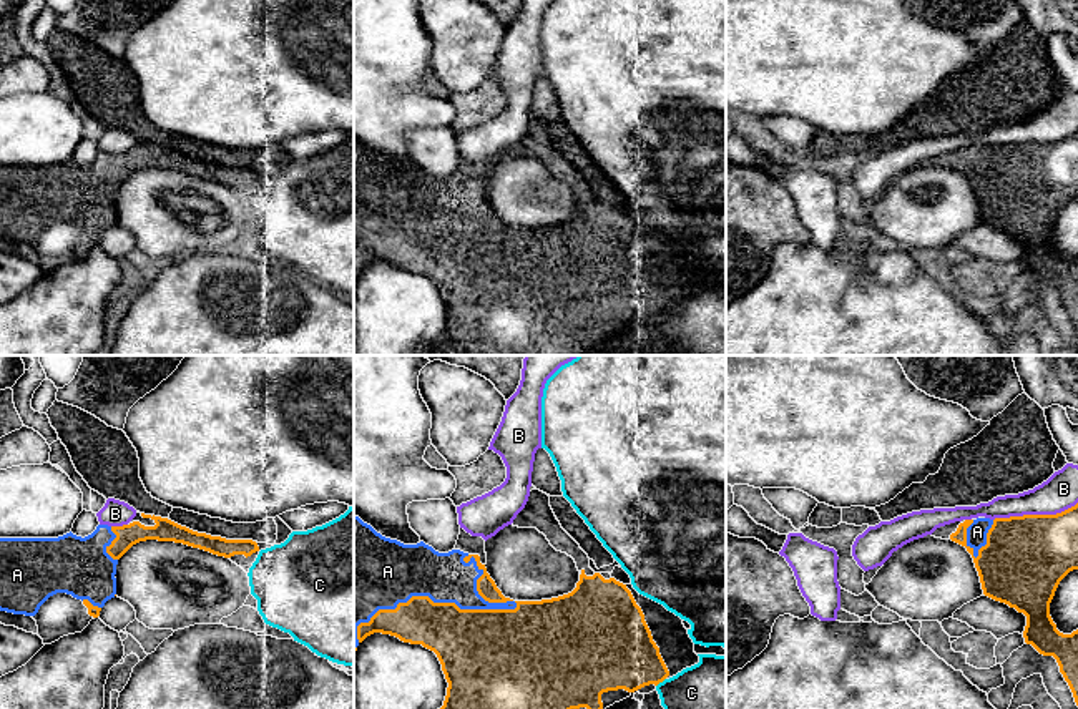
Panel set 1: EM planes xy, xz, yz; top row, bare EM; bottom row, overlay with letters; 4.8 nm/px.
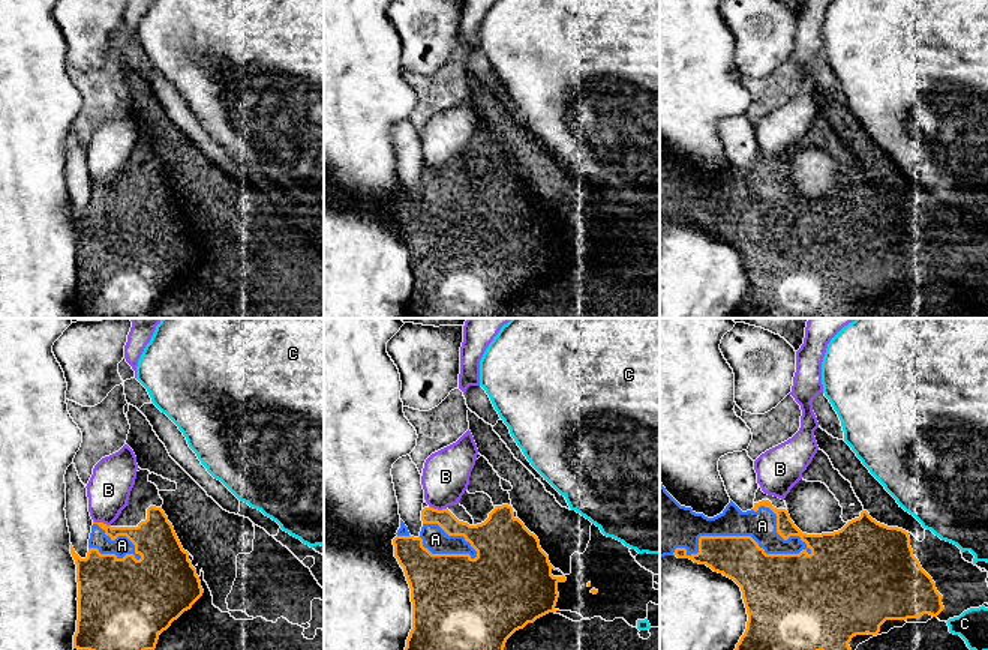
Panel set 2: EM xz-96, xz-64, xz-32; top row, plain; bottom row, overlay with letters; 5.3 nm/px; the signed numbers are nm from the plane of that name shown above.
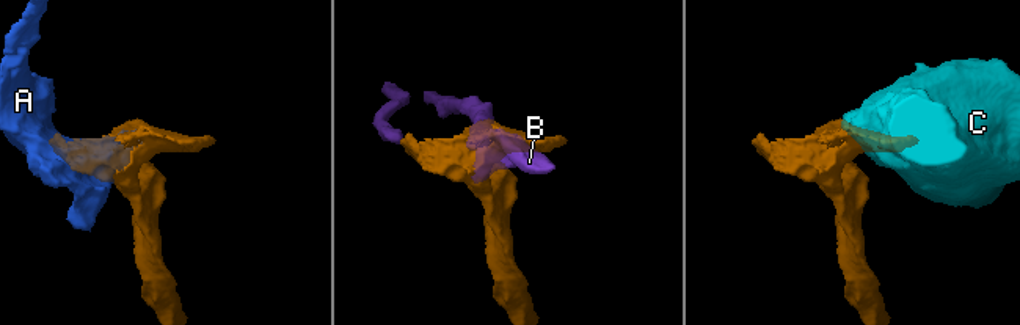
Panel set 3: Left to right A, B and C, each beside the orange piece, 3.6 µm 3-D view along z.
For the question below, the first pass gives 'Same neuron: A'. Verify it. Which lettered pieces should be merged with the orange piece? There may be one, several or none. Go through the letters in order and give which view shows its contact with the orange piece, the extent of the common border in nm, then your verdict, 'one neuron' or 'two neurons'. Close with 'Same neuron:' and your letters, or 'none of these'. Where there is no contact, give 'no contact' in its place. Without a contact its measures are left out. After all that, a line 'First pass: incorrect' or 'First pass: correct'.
A: meets orange in xz; contact 800 nm long; one neuron
B: meets orange in yz; contact 420 nm long; two neurons
C: meets orange in xz; contact 60 nm long; two neurons
Same neuron: A
First pass: correct

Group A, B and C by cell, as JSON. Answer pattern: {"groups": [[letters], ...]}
{"groups": [["A"], ["B"], ["C"]]}

